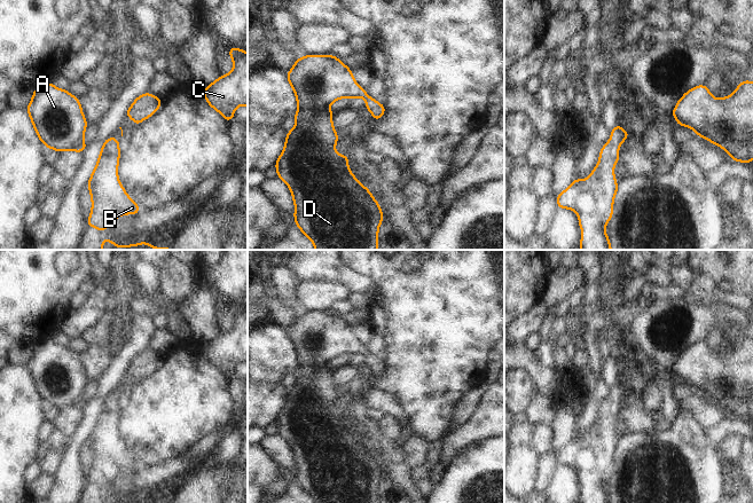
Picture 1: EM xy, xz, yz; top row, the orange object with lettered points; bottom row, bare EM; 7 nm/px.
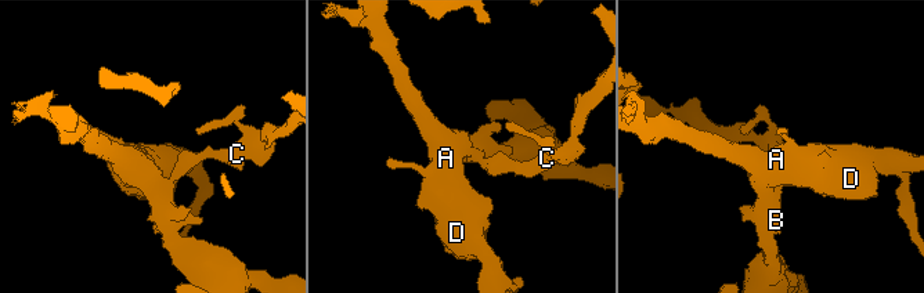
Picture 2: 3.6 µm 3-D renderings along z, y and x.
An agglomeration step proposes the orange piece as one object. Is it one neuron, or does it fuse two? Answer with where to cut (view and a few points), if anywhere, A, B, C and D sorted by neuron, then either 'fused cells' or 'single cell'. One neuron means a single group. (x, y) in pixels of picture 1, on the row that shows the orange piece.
no cut | A B C D | single cell

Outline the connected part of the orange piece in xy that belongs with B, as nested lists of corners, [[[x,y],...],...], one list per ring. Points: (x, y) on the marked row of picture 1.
[[[108,137],[102,144],[96,166],[87,182],[92,211],[86,223],[105,230],[119,215],[134,214],[140,206],[126,194],[118,178],[119,140]]]

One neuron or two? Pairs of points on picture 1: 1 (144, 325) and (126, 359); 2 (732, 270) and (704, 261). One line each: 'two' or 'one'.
1: one
2: one

